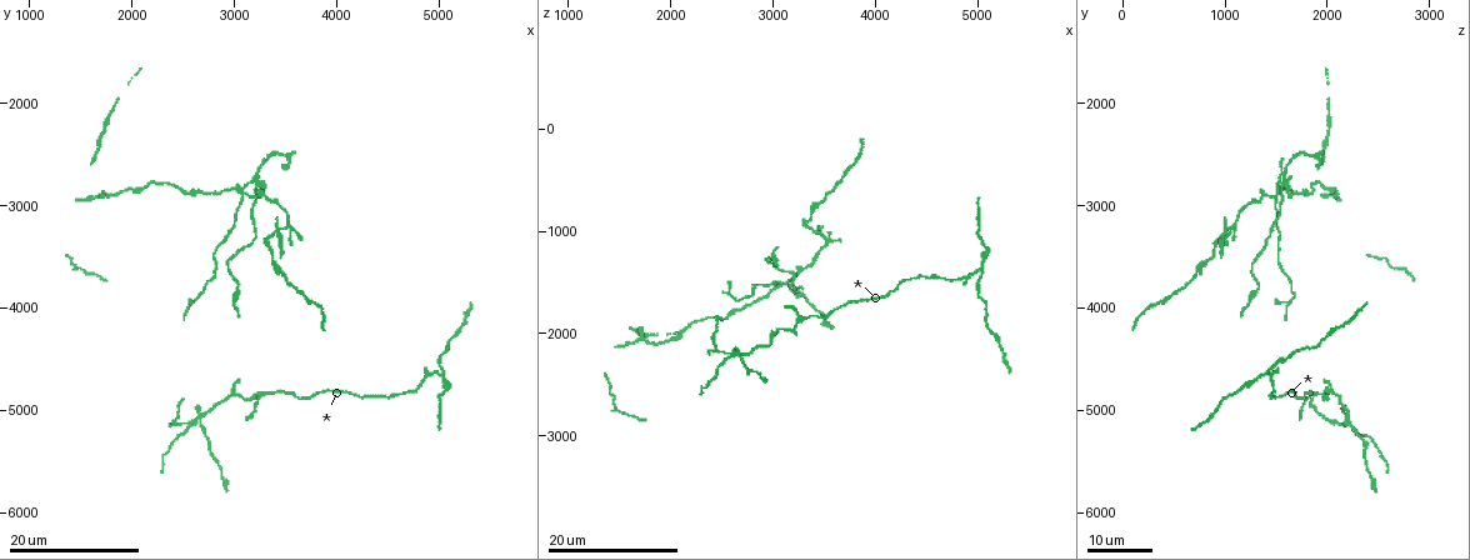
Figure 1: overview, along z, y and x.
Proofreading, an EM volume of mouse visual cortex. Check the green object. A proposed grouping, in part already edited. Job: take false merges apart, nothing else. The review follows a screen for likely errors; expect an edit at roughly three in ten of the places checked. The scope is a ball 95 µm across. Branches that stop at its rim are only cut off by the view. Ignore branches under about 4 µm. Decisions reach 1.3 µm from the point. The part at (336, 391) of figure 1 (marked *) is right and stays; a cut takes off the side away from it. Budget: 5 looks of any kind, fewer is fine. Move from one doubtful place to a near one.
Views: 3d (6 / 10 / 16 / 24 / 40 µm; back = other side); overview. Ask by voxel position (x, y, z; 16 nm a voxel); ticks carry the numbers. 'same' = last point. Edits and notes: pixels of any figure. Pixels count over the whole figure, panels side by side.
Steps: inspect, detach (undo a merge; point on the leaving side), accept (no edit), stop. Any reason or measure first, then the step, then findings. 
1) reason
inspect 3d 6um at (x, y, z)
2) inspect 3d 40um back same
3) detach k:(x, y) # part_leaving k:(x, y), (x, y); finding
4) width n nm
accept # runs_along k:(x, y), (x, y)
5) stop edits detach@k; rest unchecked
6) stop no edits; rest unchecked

thick turns thin
inspect 3d 16um at (2980, 4860, 2060)

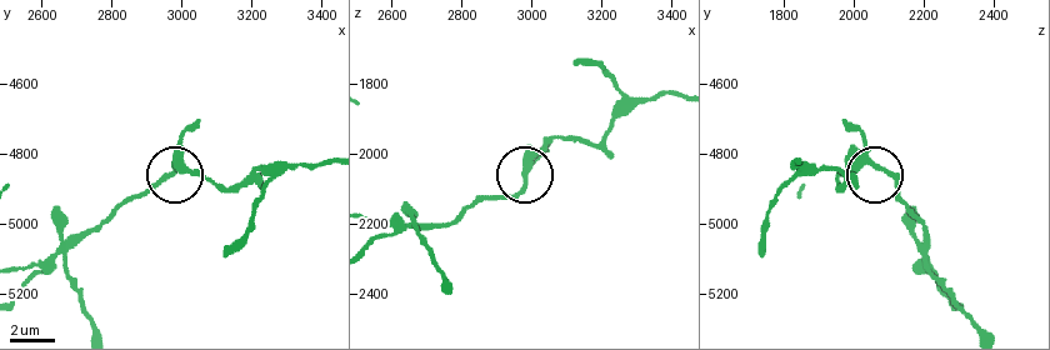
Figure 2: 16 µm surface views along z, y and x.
inspect 3d 10um at (2980, 4850, 2090)

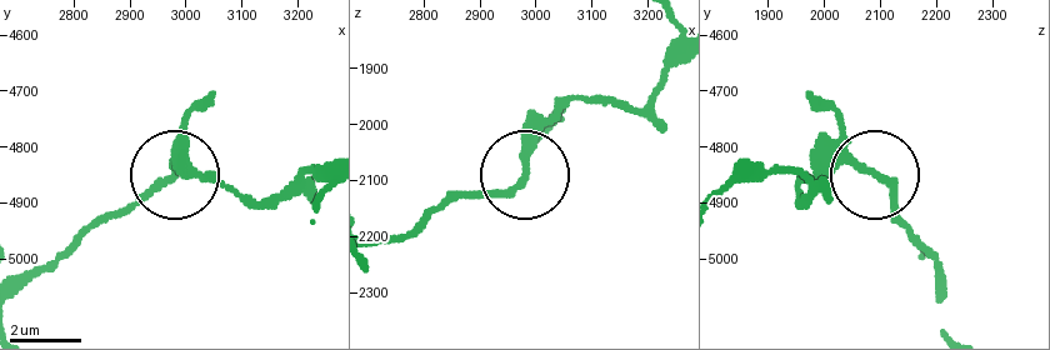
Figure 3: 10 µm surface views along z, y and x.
width 220 nm
accept # continuous, no second neuron

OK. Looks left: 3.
three arms meet
inspect 3d 24um at (3240, 4820, 1960)

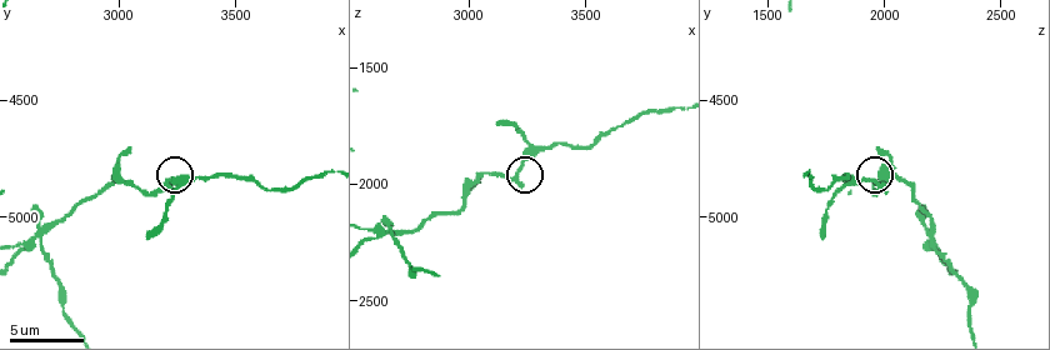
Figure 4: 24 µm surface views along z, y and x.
zoom in
inspect 3d 6um at (3210, 4840, 1940)

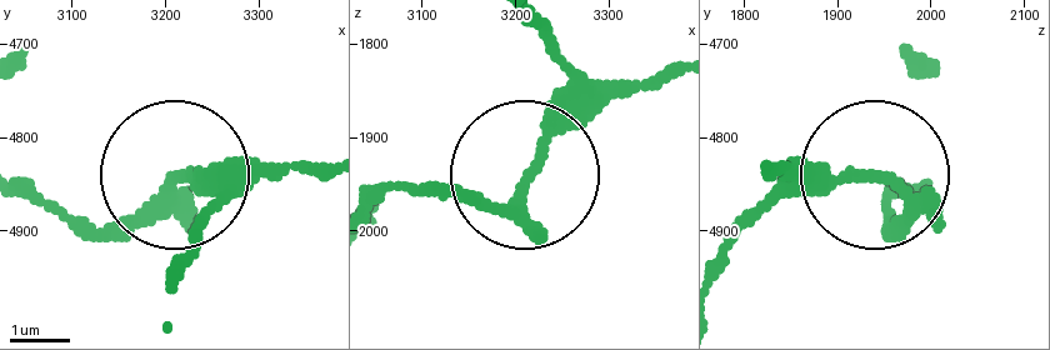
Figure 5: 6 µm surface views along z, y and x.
width 180 nm
accept # runs_along 5:(328, 161), (223, 161), (134, 211), (64, 221); all the same neuron

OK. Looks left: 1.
four-way junction
inspect 3d 10um at (2660, 5100, 2210)

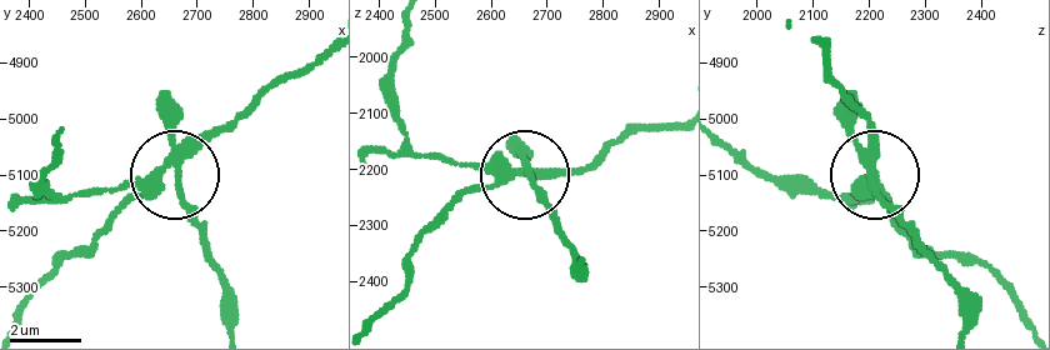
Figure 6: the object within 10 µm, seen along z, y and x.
arms 4
detach 6:(164, 118) # part_leaving 6:(180, 168), (180, 200), (231, 325); a second neuron is stuck on

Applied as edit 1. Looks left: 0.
stop edits detach@6; rest unchecked

